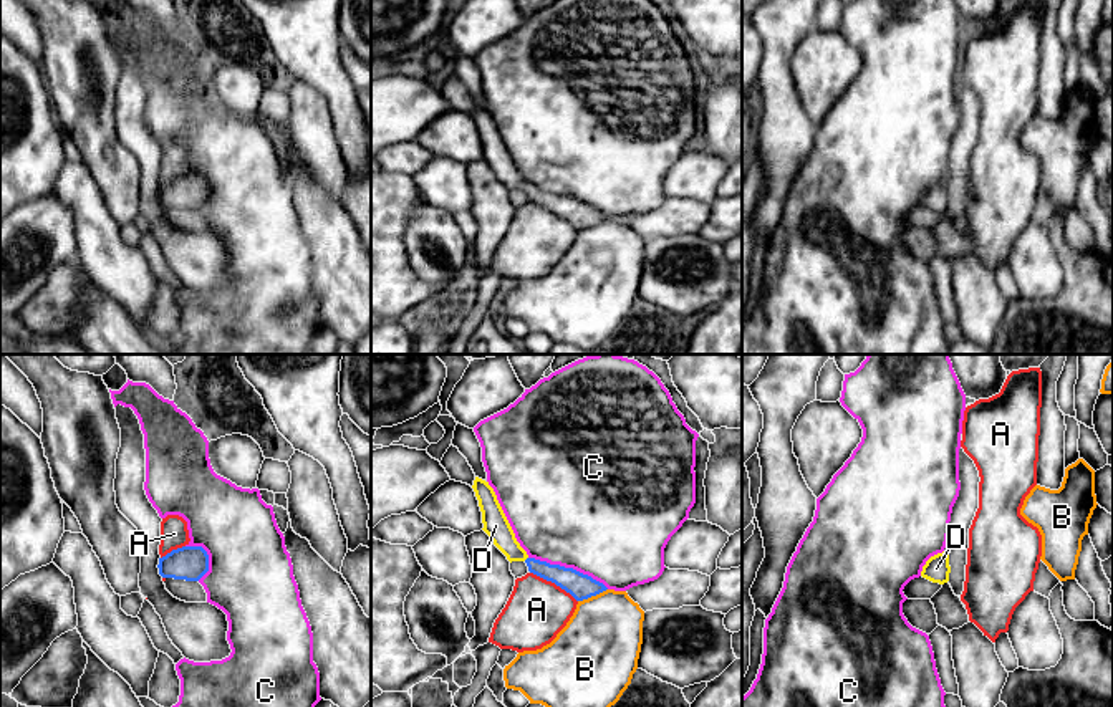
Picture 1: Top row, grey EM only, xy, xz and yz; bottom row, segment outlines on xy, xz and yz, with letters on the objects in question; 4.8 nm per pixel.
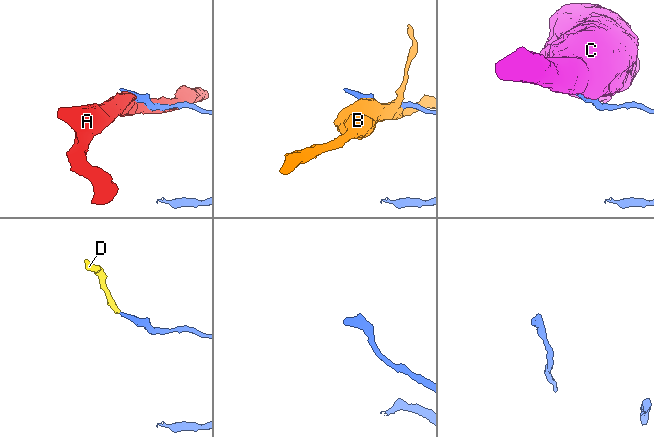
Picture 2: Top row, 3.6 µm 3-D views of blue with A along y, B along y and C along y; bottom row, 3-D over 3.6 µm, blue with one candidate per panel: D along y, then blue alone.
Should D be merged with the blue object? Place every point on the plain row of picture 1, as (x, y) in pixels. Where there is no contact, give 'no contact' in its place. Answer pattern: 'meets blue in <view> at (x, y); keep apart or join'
no contact; join

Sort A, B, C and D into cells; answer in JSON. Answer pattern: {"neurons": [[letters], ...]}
{"neurons": [["A"], ["B"], ["C"], ["D"]]}

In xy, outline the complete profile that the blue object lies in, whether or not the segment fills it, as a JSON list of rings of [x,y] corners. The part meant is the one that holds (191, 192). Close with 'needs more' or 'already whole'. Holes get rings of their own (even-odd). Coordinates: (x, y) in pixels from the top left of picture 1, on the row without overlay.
[[[182,176],[159,187],[162,207],[199,210],[209,200],[209,184],[202,176]]] | already whole

